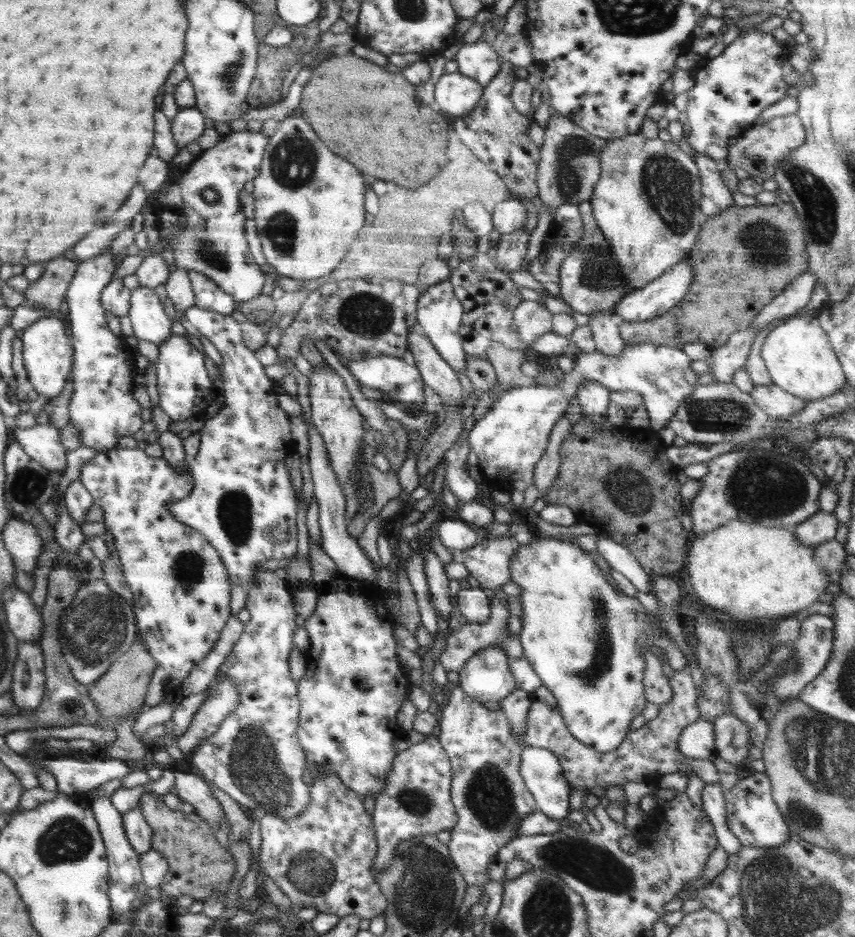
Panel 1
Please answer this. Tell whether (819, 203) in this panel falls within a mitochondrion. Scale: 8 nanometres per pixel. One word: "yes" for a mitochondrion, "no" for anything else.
yes

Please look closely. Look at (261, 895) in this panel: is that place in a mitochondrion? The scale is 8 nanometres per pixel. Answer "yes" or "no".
no

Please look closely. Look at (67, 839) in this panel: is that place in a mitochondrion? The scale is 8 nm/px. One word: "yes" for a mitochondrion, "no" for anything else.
yes

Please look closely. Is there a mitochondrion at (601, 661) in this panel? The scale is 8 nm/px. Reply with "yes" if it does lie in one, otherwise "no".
yes

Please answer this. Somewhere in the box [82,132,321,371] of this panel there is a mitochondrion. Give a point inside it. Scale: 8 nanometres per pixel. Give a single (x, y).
(282, 230)

